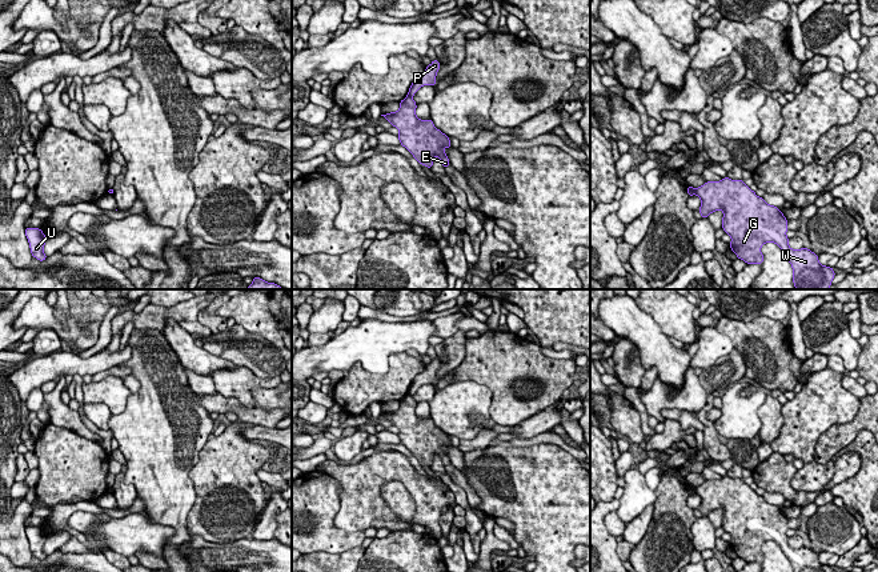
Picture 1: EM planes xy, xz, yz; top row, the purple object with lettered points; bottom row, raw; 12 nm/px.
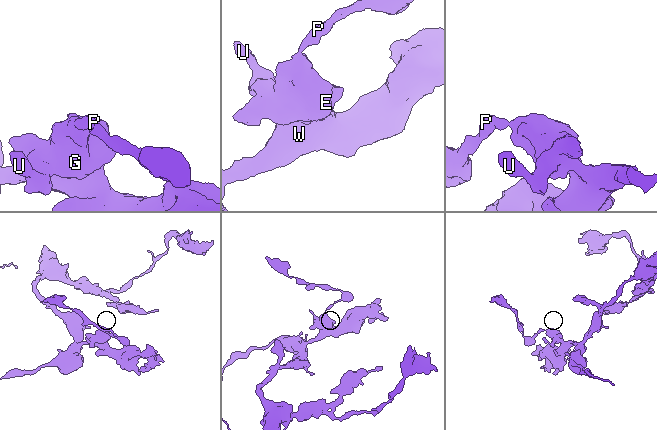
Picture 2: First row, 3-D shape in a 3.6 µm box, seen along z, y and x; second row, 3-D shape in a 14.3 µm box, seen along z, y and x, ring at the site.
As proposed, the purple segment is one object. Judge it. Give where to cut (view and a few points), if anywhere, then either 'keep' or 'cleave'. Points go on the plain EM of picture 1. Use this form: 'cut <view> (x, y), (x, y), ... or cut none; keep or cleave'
cut xz (408, 394), (411, 396); cleave

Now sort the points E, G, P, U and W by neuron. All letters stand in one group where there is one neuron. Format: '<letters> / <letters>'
E G U W / P

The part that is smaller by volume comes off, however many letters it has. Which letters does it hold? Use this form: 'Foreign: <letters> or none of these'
Foreign: P

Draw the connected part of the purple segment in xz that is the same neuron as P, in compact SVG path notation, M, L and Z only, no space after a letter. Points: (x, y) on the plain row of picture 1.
M436 357L430 364L426 364L426 368L422 373L417 375L408 391L408 395L413 396L414 392L424 384L434 384L436 385L436 375L440 369L440 360Z

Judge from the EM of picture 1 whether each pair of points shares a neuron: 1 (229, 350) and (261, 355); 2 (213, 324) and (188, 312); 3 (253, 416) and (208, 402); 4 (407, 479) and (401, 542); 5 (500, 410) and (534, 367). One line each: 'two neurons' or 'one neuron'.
1: one neuron
2: two neurons
3: one neuron
4: two neurons
5: one neuron

